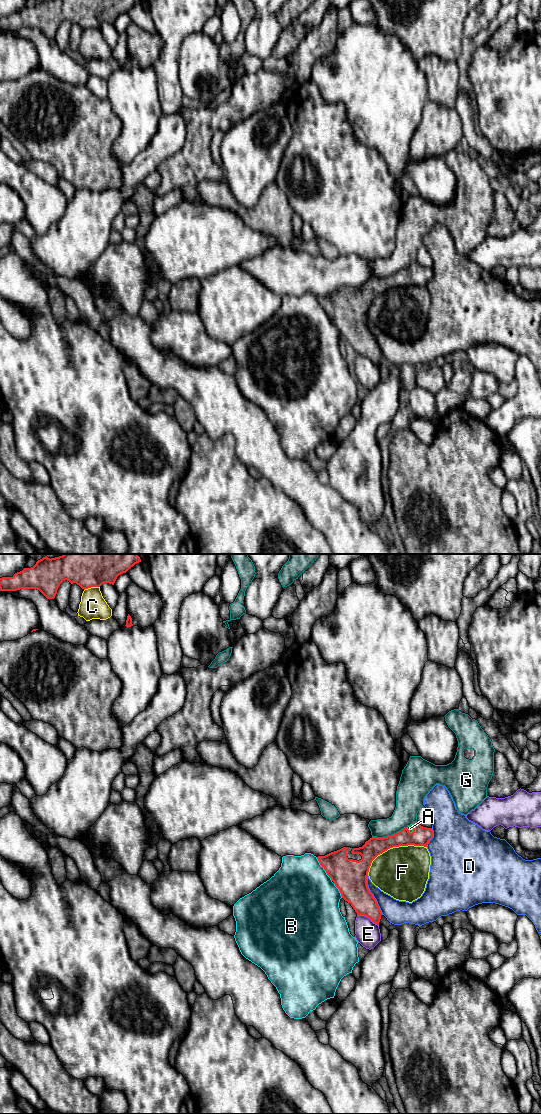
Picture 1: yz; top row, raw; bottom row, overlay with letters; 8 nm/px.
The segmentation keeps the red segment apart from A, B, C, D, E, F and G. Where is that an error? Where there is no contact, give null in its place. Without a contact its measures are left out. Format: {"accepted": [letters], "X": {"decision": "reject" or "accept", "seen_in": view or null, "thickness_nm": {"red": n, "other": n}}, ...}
{"accepted": ["A"], "A": {"decision": "accept", "seen_in": "yz", "thickness_nm": {"red": 150, "other": 50}}, "B": {"decision": "reject", "seen_in": "yz", "thickness_nm": {"red": 280, "other": 480}}, "C": {"decision": "reject", "seen_in": "yz", "thickness_nm": {"red": 480, "other": 200}}, "D": {"decision": "reject", "seen_in": "yz", "thickness_nm": {"red": 280, "other": 190}}, "E": {"decision": "reject", "seen_in": "yz", "thickness_nm": {"red": 220, "other": 190}}, "F": {"decision": "reject", "seen_in": "yz", "thickness_nm": {"red": 150, "other": 420}}, "G": {"decision": "reject", "seen_in": "yz", "thickness_nm": {"red": 150, "other": 190}}}

